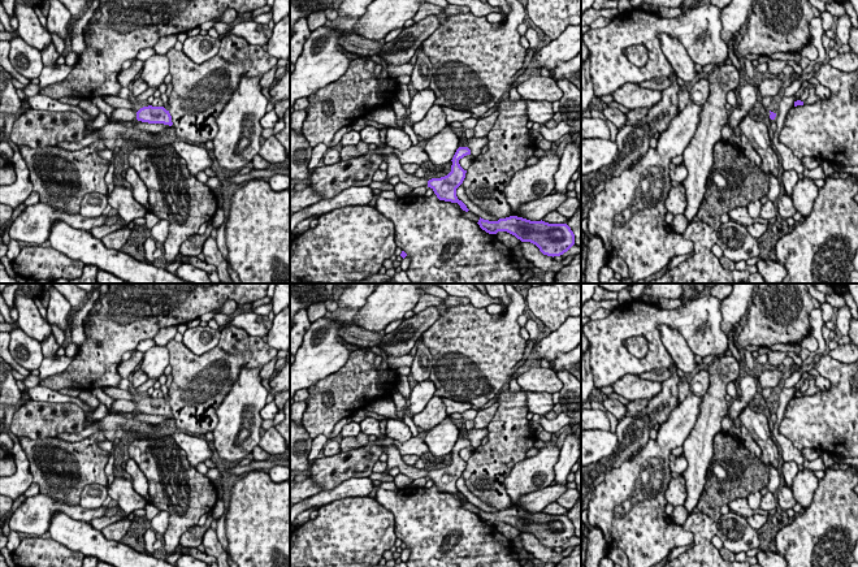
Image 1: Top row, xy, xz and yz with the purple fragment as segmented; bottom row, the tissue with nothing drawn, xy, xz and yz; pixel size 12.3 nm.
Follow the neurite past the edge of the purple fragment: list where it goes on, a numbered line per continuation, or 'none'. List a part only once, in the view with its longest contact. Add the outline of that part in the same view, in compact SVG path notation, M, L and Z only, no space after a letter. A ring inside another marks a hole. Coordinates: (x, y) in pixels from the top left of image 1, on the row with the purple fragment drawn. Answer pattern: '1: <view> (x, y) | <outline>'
1: xy (118, 113) | M114 108L112 112L112 124L116 124L118 121L127 121L133 122L136 120L136 112L133 109L126 109L126 108Z

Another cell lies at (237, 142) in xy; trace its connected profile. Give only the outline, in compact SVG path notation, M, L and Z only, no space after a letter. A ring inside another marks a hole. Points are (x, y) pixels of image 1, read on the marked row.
M242 77L231 99L216 118L218 131L213 138L213 153L218 166L224 170L239 170L244 168L261 148L260 138L264 129L260 120L266 113L269 100L263 94L260 79L260 77Z

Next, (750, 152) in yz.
M741 133L740 139L741 139L741 148L744 150L745 156L751 163L755 163L758 166L760 166L762 160L760 160L759 155L757 153L757 151L753 148L753 146L751 146L750 140L748 139L748 137L744 133Z

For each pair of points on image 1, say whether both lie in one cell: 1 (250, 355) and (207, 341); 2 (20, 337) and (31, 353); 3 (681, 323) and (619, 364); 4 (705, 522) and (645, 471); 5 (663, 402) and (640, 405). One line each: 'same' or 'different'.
1: different
2: same
3: same
4: different
5: different

